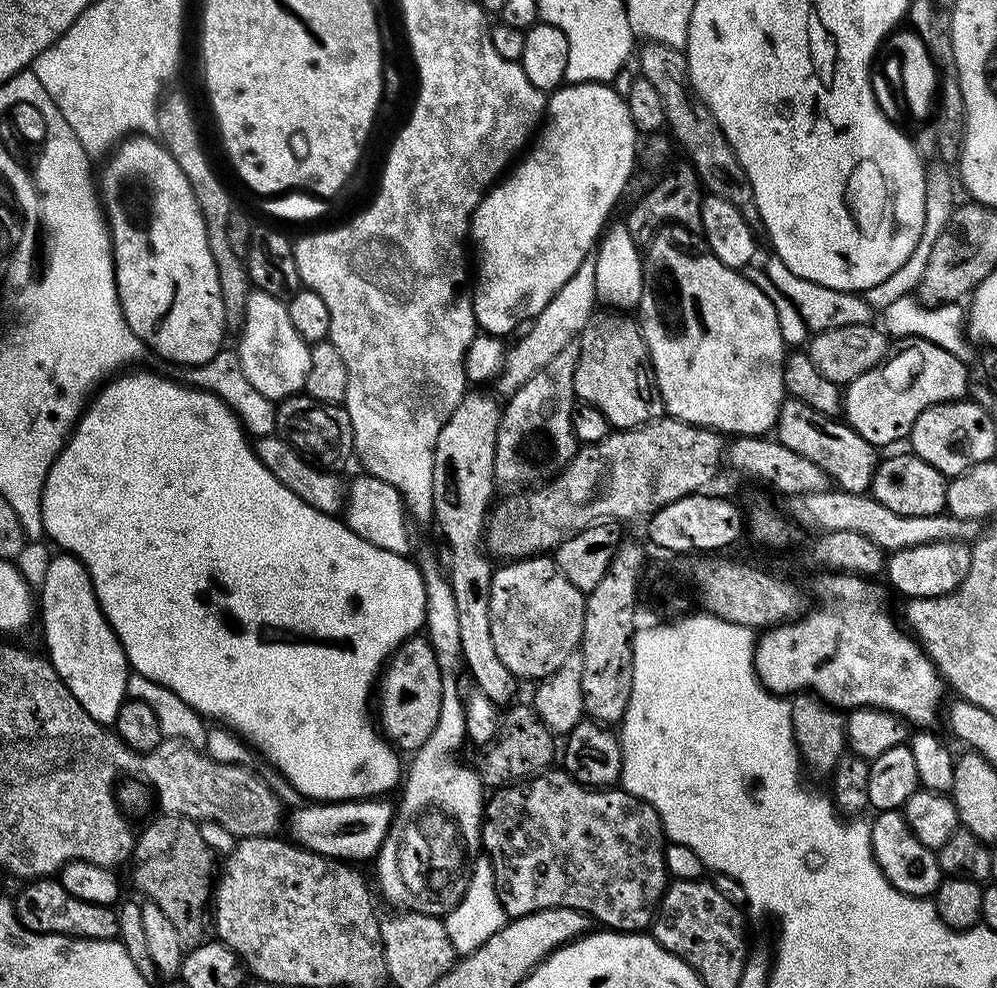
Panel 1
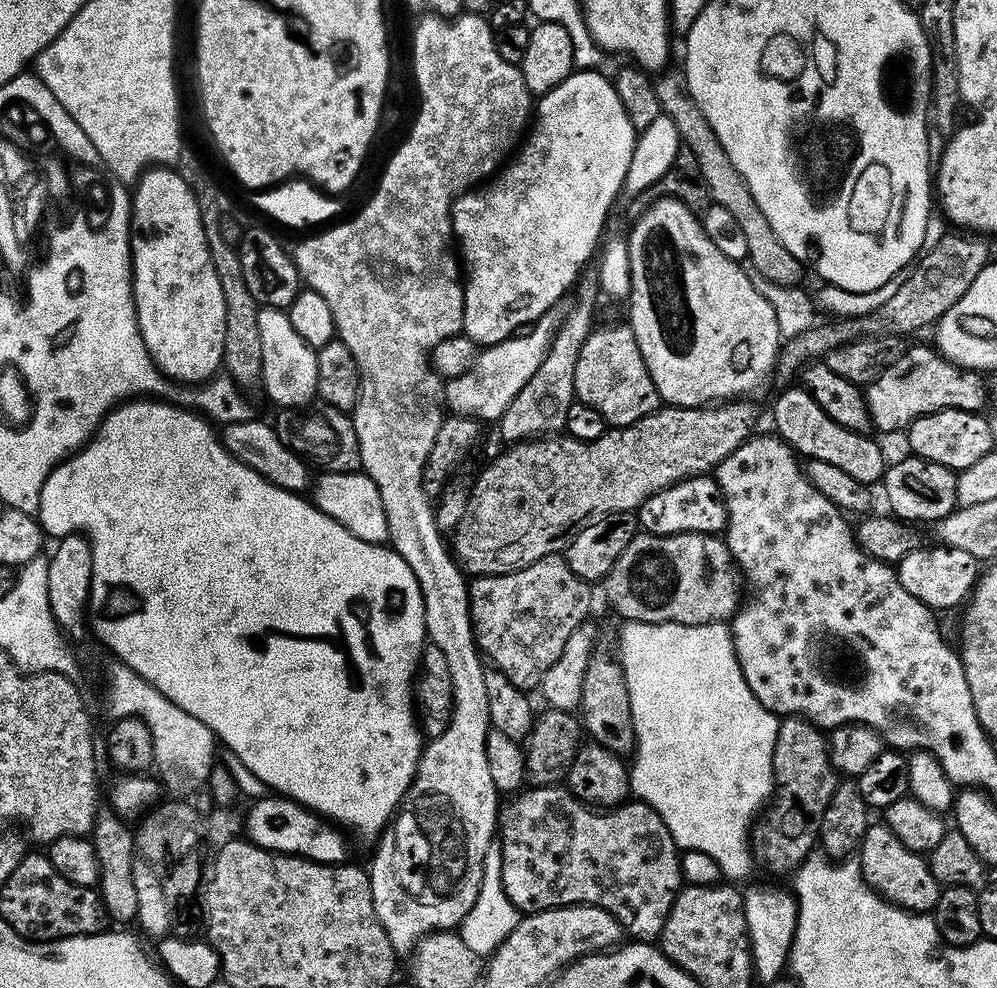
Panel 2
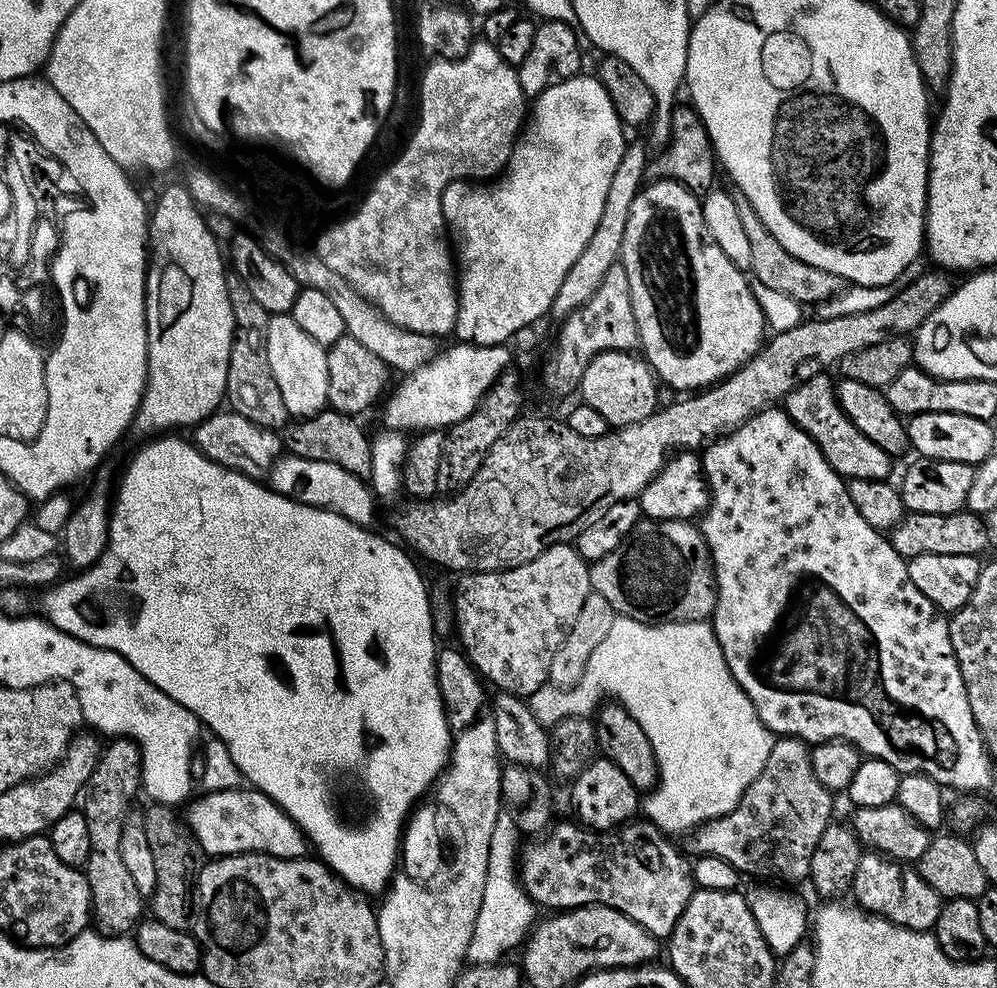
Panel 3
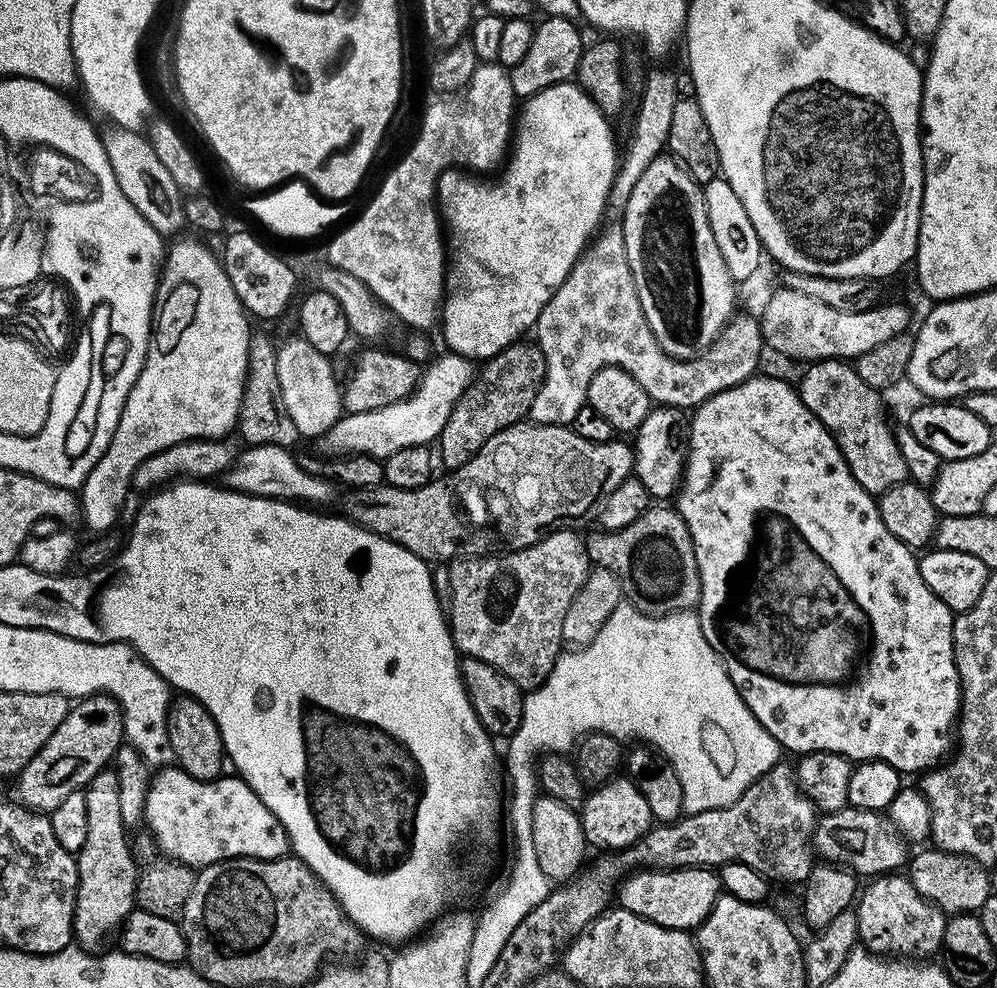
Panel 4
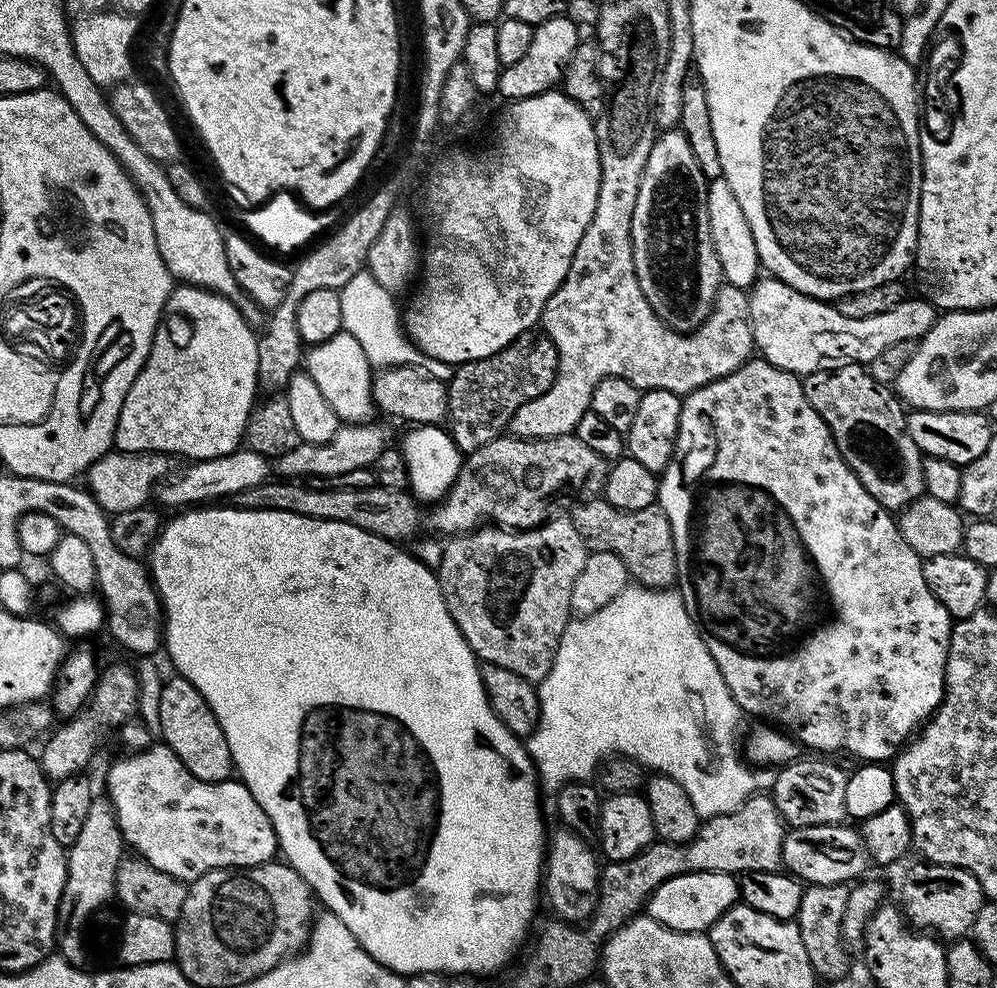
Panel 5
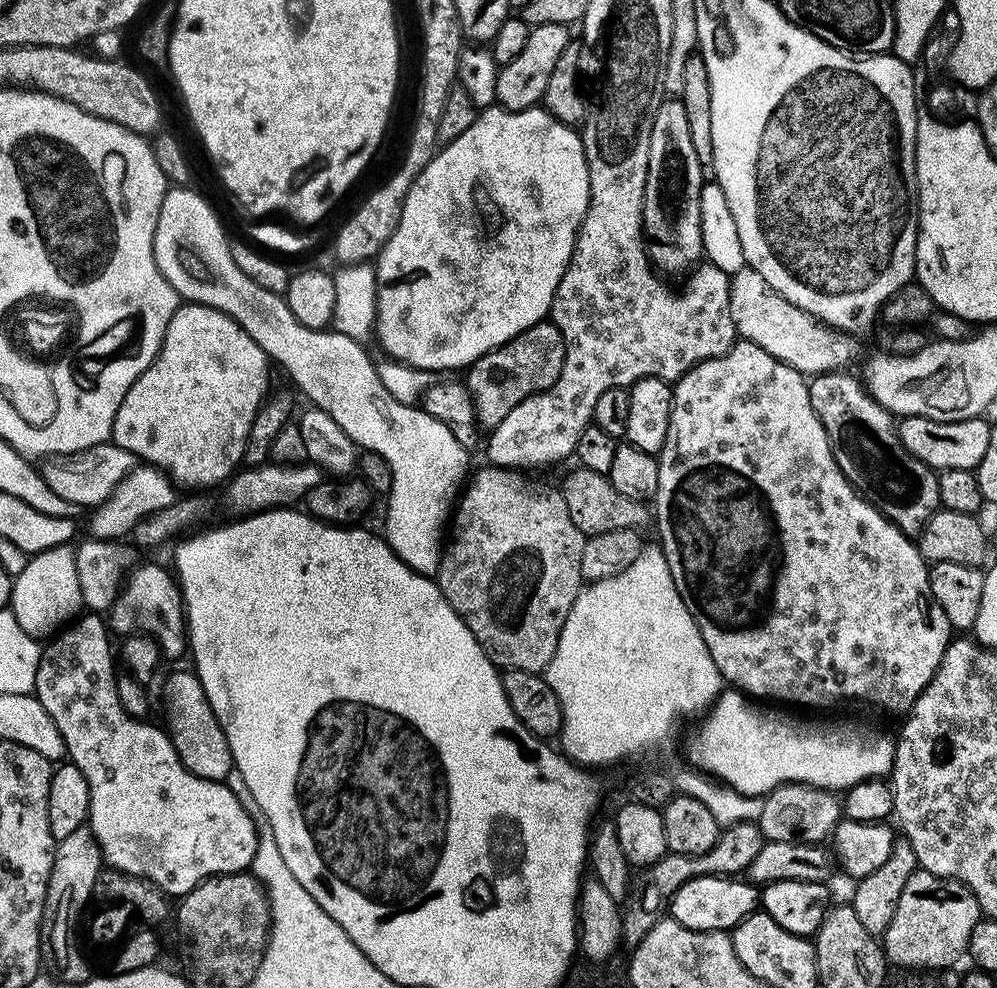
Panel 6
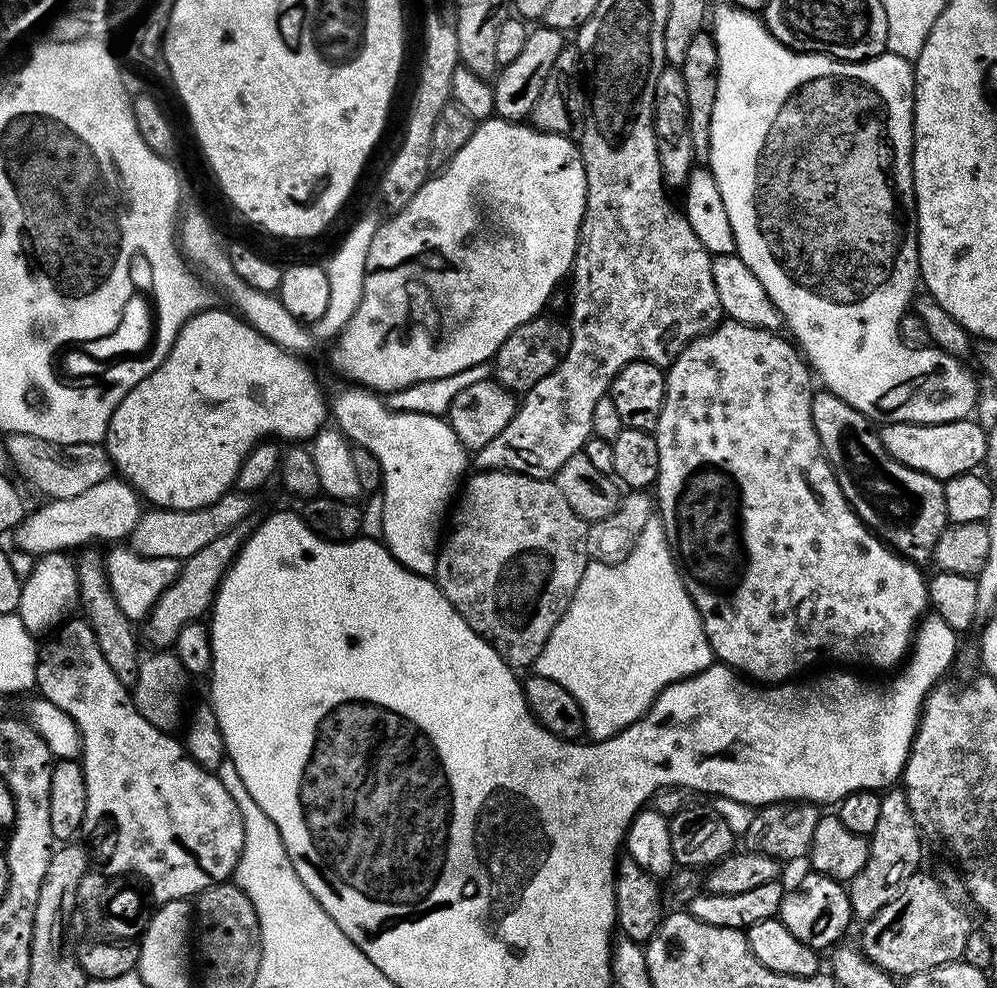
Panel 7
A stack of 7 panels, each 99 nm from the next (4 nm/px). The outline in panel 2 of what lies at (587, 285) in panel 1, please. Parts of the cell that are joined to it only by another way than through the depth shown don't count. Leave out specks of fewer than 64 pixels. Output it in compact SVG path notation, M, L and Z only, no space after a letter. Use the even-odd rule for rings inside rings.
M559 307L543 312L539 320L535 321L534 331L526 338L509 336L507 340L497 344L487 345L477 355L470 370L461 376L453 376L445 383L444 398L447 407L457 416L475 416L481 422L499 421L502 414L506 414L506 406L518 398L518 390L534 378L534 370L546 358L546 350L550 350L550 342L558 330L562 319Z

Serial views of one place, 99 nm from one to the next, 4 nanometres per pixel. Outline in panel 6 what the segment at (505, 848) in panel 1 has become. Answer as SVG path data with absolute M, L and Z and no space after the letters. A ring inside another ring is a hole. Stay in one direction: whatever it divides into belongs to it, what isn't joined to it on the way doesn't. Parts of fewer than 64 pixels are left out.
M703 876L690 878L669 900L666 909L671 919L683 928L699 932L728 932L738 926L751 912L757 911L761 889L744 878L731 876Z

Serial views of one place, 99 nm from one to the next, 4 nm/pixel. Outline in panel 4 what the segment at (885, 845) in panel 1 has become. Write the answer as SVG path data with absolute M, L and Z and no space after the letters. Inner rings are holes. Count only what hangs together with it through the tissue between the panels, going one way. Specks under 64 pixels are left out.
M885 874L867 881L854 904L858 922L858 940L867 951L885 958L932 958L941 951L948 916L934 902L922 898L904 874Z

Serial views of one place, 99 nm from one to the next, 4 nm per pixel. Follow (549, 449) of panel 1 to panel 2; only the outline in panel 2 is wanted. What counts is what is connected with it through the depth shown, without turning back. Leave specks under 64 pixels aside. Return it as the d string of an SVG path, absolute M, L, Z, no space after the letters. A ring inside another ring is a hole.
M592 270L585 271L574 285L575 292L576 305L569 312L565 311L563 313L558 330L550 342L550 350L546 350L546 358L542 358L542 364L538 366L538 370L534 370L534 378L530 378L530 382L526 382L526 386L522 386L522 390L518 390L518 398L514 398L514 402L510 402L510 406L506 406L506 414L500 416L498 421L500 436L502 439L508 440L504 442L519 442L551 436L559 433L564 427L566 410L570 410L576 395L574 390L574 366L578 366L578 354L582 350L582 342L586 342L588 335L594 331L592 319L596 316L596 299L601 299L602 296L597 273Z

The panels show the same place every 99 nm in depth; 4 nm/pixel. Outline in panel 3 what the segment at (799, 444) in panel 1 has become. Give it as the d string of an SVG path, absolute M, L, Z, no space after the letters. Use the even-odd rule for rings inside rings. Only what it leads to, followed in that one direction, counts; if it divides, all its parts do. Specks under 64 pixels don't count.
M821 374L802 382L790 394L785 396L782 407L801 428L804 428L816 441L824 452L824 457L830 462L830 466L839 476L848 480L888 480L893 457L889 456L886 450L874 446L854 422L840 408L836 401L836 384L828 377L828 374Z

